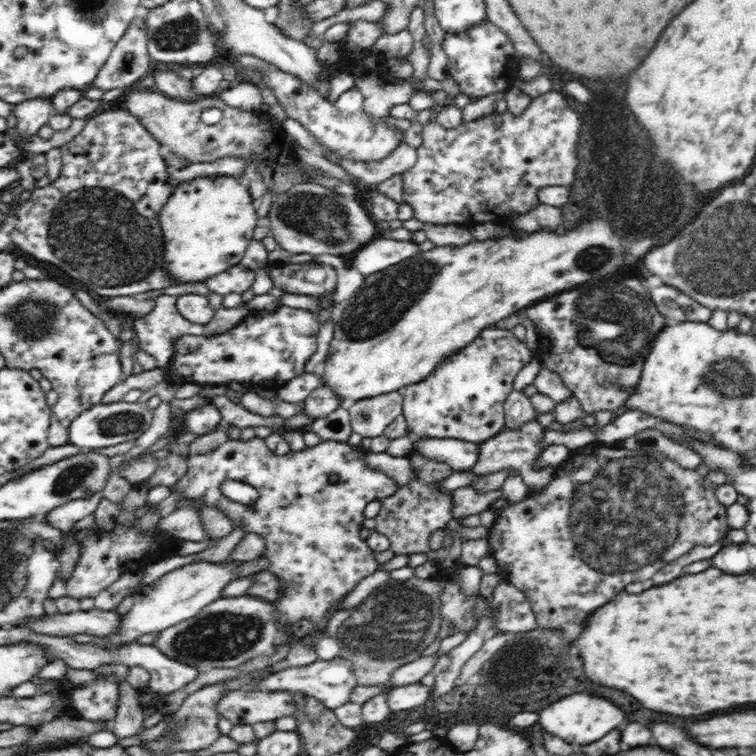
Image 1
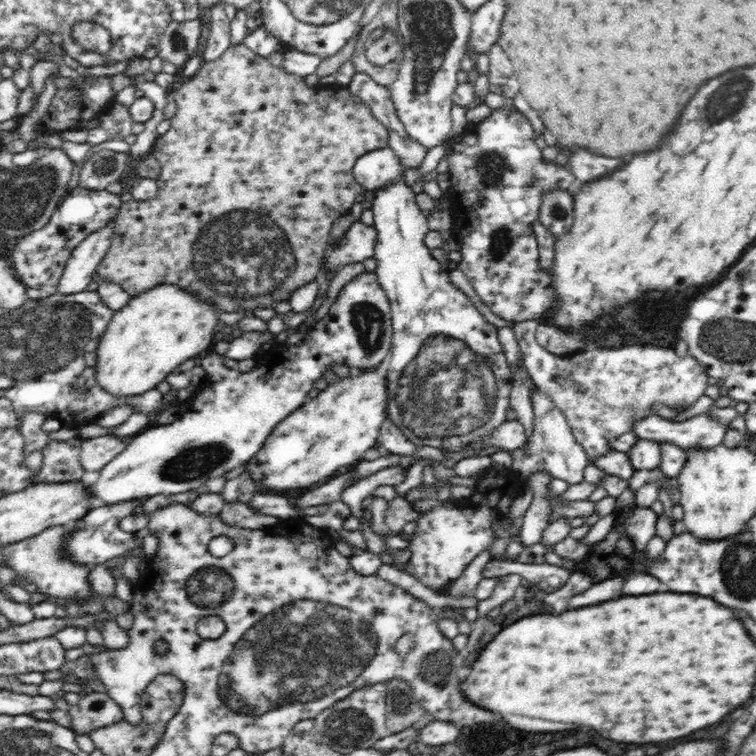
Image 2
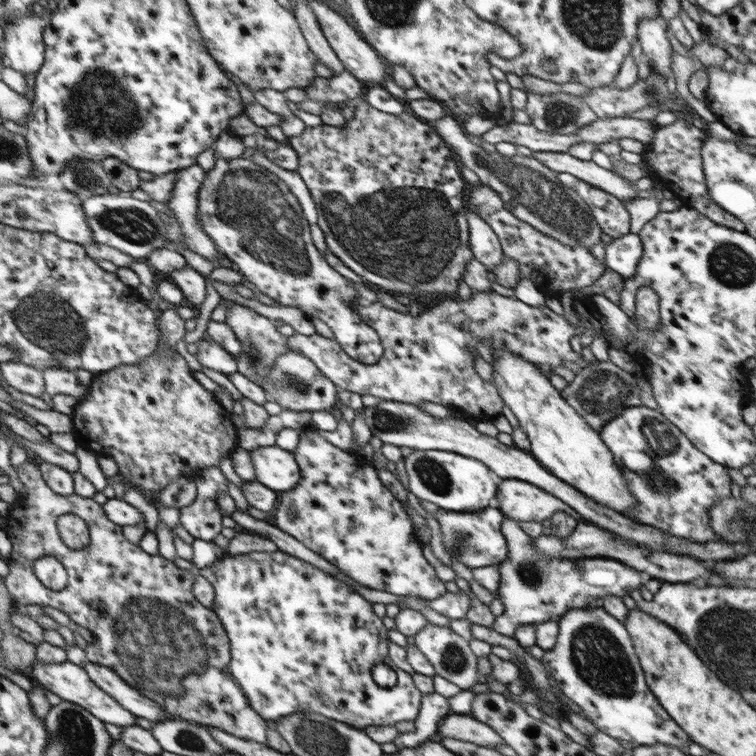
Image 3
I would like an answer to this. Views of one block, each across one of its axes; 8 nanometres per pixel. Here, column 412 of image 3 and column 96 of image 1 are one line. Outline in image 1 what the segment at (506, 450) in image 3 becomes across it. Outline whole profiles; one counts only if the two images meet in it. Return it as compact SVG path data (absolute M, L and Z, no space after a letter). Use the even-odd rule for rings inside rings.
M115 399L107 405L100 402L92 406L90 410L84 410L84 413L76 416L70 422L68 443L74 444L82 450L89 450L130 442L130 440L134 440L136 435L148 430L152 422L152 414L153 411L147 406L147 403L138 401L128 403L121 399Z

